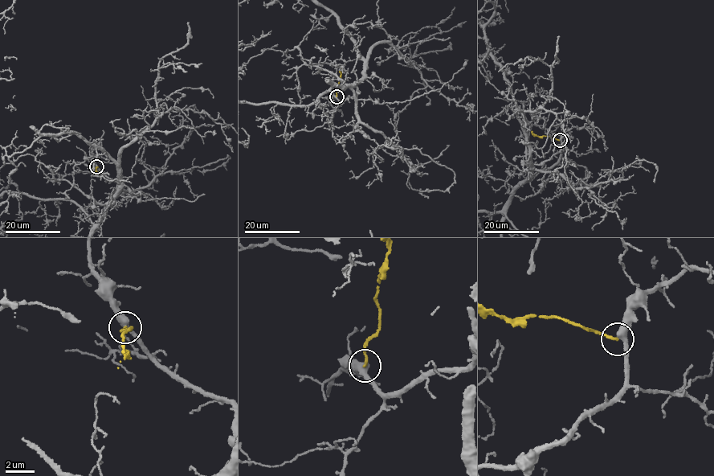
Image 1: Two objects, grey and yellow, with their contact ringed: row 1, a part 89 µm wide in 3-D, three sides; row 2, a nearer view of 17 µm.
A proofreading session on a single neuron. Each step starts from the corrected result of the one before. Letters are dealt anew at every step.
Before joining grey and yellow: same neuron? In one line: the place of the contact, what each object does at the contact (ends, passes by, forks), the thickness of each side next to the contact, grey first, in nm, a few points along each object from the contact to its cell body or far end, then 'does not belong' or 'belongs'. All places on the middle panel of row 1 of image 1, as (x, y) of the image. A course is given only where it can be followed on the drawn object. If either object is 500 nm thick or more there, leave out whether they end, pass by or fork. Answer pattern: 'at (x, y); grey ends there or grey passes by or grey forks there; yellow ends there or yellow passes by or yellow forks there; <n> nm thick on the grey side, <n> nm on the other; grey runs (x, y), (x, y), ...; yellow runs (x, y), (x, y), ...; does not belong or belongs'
at (336, 96); grey passes by; yellow ends there; 440 nm thick on the grey side, 180 nm on the other; grey runs (336, 96), (356, 96), (357, 85), (324, 84), (367, 126), (375, 149); does not belong

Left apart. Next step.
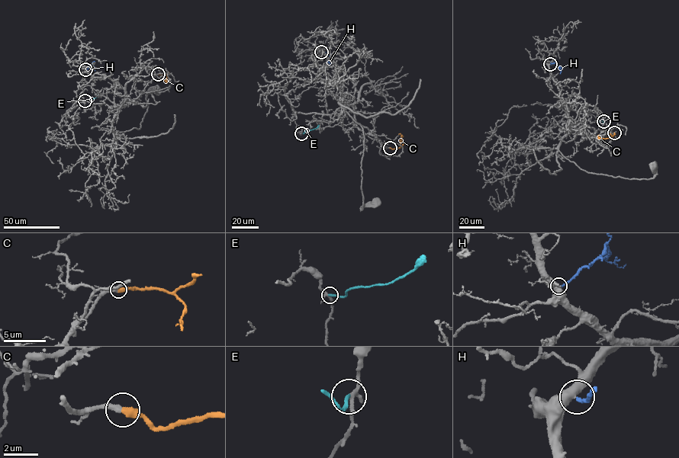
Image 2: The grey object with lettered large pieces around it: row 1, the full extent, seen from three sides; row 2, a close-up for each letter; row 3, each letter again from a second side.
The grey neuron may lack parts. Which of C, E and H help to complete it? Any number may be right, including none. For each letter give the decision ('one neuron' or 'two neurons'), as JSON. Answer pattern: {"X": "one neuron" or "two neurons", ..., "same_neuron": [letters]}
{"C": "one neuron", "E": "two neurons", "H": "one neuron", "same_neuron": ["C", "H"]}

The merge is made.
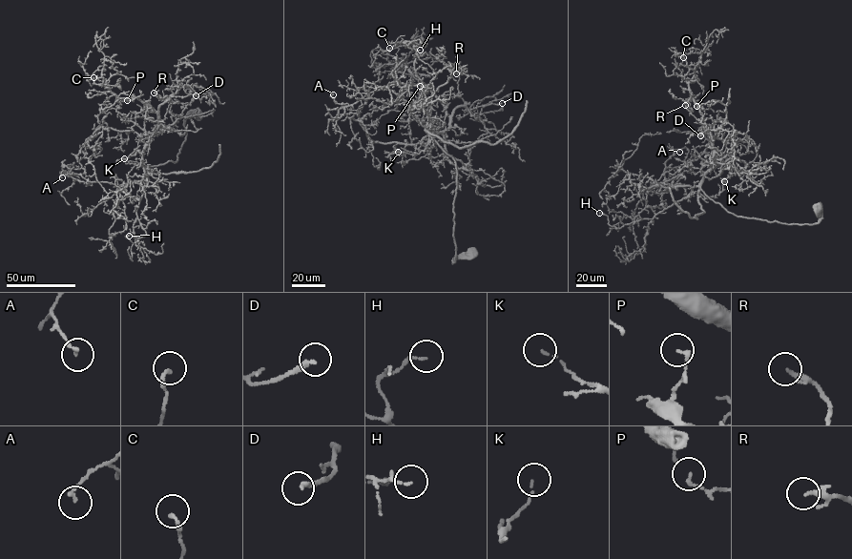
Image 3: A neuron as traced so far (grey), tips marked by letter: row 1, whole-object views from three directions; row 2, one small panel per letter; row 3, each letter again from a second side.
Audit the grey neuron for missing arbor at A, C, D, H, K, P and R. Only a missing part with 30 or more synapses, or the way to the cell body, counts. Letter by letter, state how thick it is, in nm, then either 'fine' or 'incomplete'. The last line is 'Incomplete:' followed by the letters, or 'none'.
A: 150 nm | fine
C: 180 nm | fine
D: 200 nm | fine
H: 100 nm | fine
K: 80 nm | fine
P: 150 nm | fine
R: 170 nm | fine
Incomplete: none

